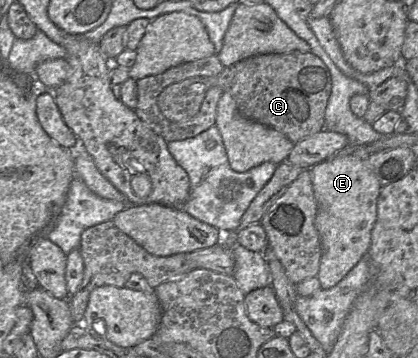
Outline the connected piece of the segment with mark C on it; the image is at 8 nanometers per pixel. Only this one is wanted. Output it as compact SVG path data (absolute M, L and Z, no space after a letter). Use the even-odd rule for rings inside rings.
M312 52L261 54L226 67L213 54L138 79L134 111L166 142L184 140L215 125L218 101L223 92L228 92L242 116L282 133L296 144L322 131L331 89L329 69Z

